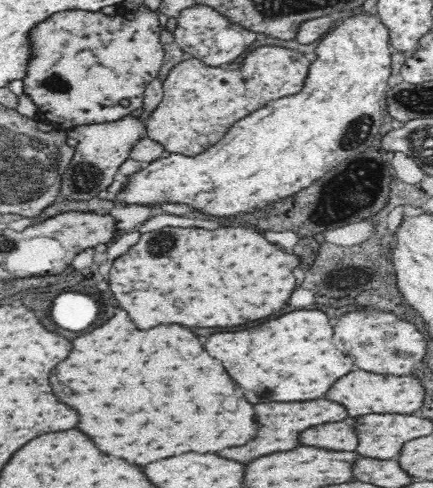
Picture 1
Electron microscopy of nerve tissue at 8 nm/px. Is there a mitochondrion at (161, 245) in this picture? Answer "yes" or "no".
yes

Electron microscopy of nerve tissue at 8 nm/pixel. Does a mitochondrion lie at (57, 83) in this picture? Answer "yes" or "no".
yes

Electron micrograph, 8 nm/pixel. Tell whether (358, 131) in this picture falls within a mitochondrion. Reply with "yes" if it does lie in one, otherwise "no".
yes

